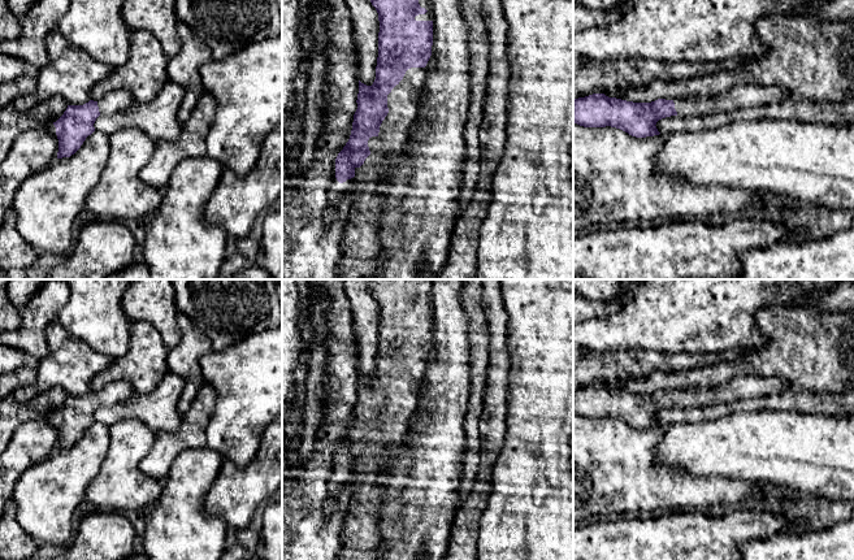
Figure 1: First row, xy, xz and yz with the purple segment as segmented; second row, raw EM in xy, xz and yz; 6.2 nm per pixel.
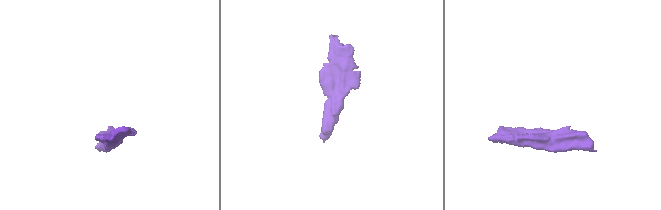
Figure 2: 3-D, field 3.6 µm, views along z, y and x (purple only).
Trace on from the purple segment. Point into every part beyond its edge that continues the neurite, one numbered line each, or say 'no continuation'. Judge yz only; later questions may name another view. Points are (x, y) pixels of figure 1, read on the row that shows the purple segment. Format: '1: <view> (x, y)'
1: yz (744, 95)

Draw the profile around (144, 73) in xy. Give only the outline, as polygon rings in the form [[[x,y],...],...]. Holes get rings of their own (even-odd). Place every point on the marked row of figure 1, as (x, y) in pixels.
[[[131,30],[127,61],[97,82],[90,100],[100,101],[116,90],[130,92],[136,103],[153,100],[169,81],[166,66],[169,56],[149,31]]]

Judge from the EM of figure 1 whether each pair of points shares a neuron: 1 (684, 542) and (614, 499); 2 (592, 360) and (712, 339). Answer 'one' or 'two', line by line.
1: two
2: two

